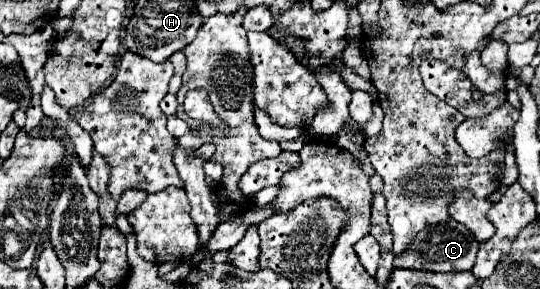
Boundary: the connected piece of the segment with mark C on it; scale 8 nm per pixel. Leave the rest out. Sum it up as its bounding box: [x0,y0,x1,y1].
[395,219,481,273]

